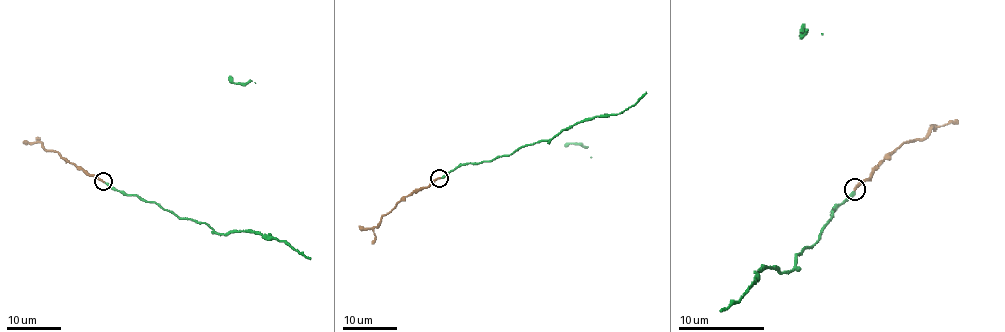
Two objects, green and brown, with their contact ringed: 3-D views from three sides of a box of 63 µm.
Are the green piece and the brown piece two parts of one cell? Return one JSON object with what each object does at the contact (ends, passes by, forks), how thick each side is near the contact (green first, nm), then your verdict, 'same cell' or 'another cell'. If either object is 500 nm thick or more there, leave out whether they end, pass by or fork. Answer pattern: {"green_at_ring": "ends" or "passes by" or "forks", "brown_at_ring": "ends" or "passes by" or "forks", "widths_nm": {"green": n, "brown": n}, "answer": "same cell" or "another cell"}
{"green_at_ring": "ends", "brown_at_ring": "ends", "widths_nm": {"green": 240, "brown": 220}, "answer": "another cell"}

